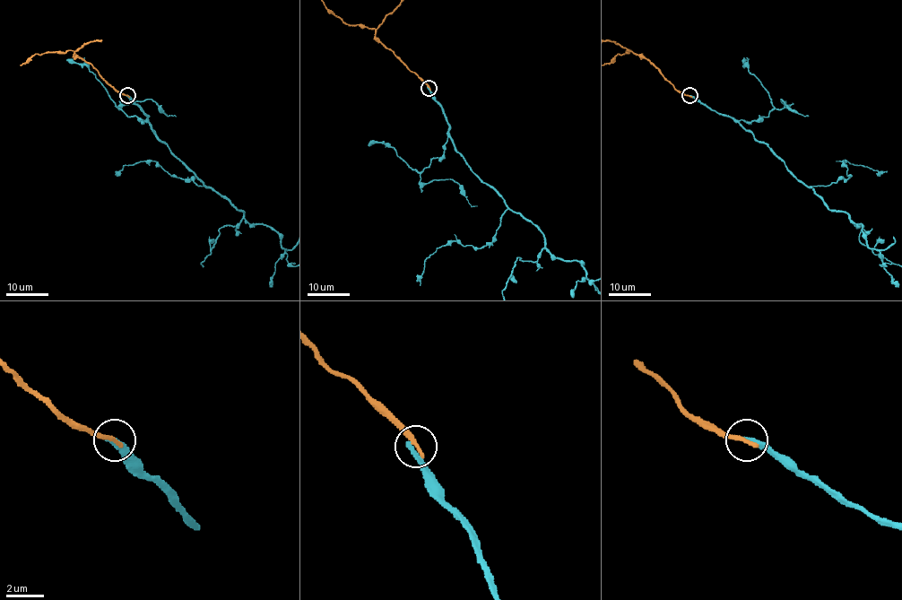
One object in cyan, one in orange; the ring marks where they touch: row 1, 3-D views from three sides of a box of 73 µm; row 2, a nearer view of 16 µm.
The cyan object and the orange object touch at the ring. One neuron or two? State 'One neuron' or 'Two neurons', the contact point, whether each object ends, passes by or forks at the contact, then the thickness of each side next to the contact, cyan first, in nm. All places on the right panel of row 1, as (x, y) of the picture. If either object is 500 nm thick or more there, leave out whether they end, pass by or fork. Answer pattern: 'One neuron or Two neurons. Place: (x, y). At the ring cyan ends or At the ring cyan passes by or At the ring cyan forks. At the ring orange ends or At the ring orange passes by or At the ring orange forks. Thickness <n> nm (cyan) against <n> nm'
Two neurons. Place: (689, 95). At the ring cyan ends. At the ring orange ends. Thickness 280 nm (cyan) against 300 nm

